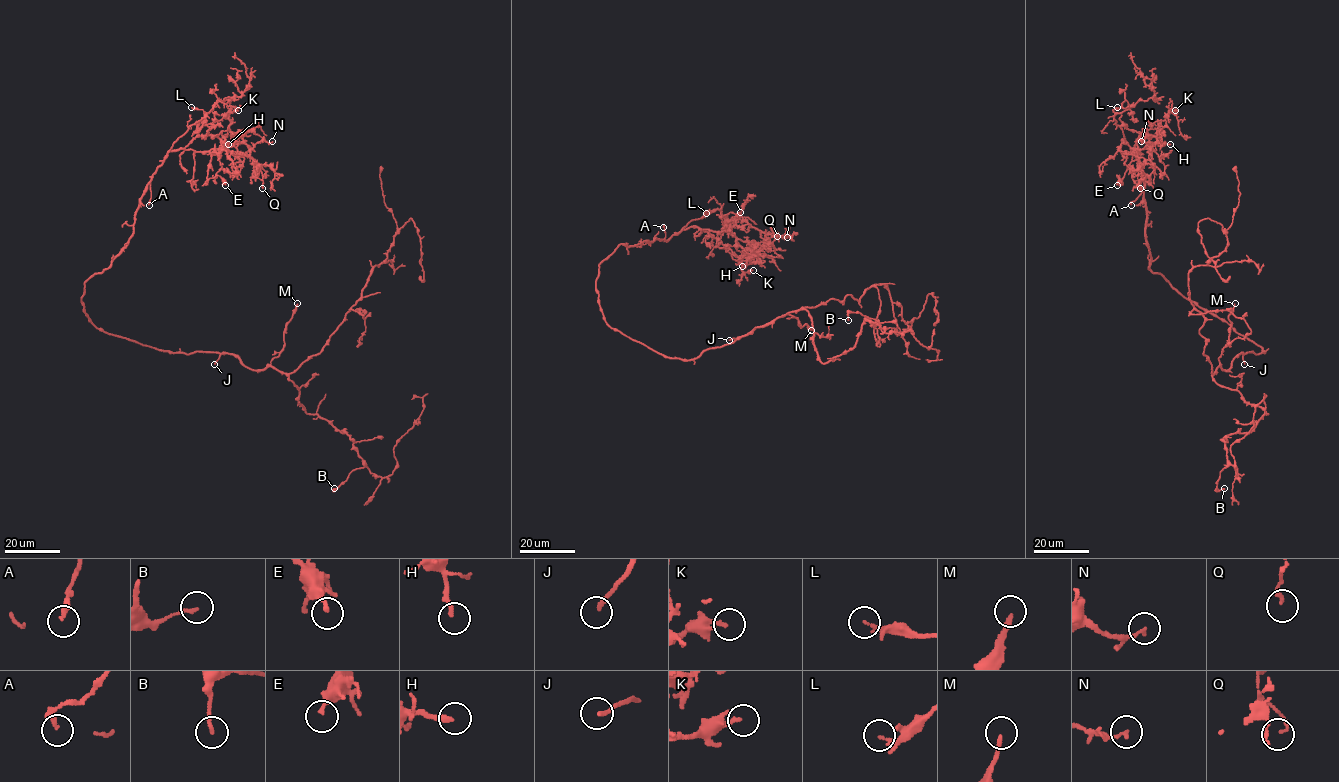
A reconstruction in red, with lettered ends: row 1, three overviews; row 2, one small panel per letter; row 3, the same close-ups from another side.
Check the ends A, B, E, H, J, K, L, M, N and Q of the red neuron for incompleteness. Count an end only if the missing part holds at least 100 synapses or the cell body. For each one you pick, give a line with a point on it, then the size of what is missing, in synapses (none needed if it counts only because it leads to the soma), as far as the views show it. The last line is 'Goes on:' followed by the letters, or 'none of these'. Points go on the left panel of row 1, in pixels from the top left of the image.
H: place (228, 144); 110 synapses
J: place (214, 364); 120 synapses
M: place (297, 303); 130 synapses
Goes on: H, J, M

